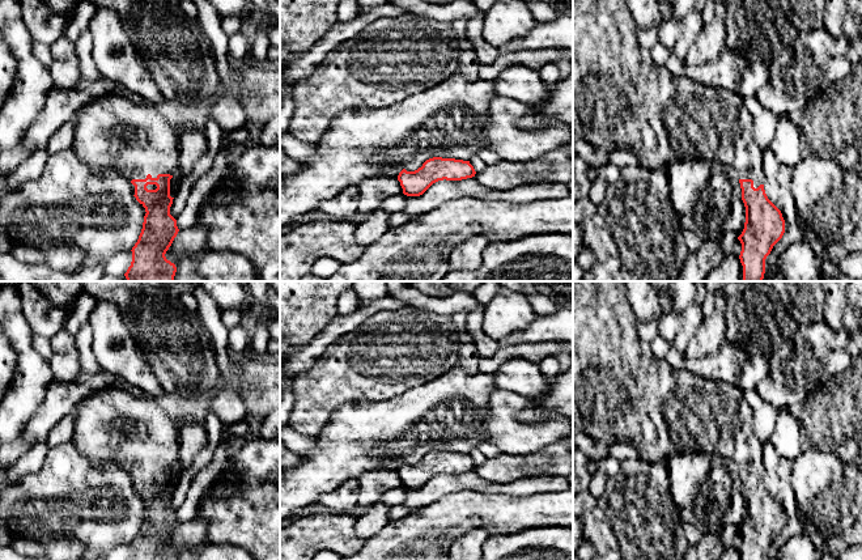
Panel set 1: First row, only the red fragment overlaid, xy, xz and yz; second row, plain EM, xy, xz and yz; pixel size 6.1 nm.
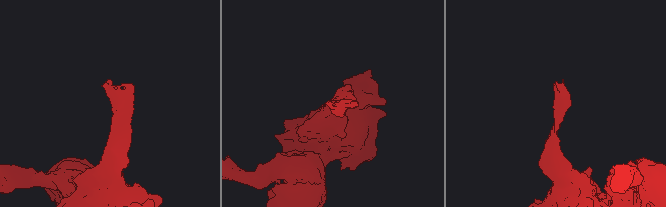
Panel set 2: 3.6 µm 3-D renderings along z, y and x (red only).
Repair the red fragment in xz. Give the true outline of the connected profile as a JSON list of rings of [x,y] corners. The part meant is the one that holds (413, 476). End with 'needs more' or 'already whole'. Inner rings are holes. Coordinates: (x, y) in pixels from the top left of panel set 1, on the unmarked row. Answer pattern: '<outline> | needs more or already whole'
[[[433,450],[415,464],[403,462],[398,468],[398,474],[404,488],[420,489],[438,474],[462,474],[472,471],[475,467],[476,464],[470,454]]] | already whole

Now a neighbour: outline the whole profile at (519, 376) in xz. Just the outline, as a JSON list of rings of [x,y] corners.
[[[515,357],[508,360],[494,373],[497,389],[518,394],[527,399],[538,399],[547,393],[548,382],[536,362]]]

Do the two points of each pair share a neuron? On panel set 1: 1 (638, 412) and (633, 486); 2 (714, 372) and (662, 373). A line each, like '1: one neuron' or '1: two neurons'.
1: two neurons
2: two neurons

